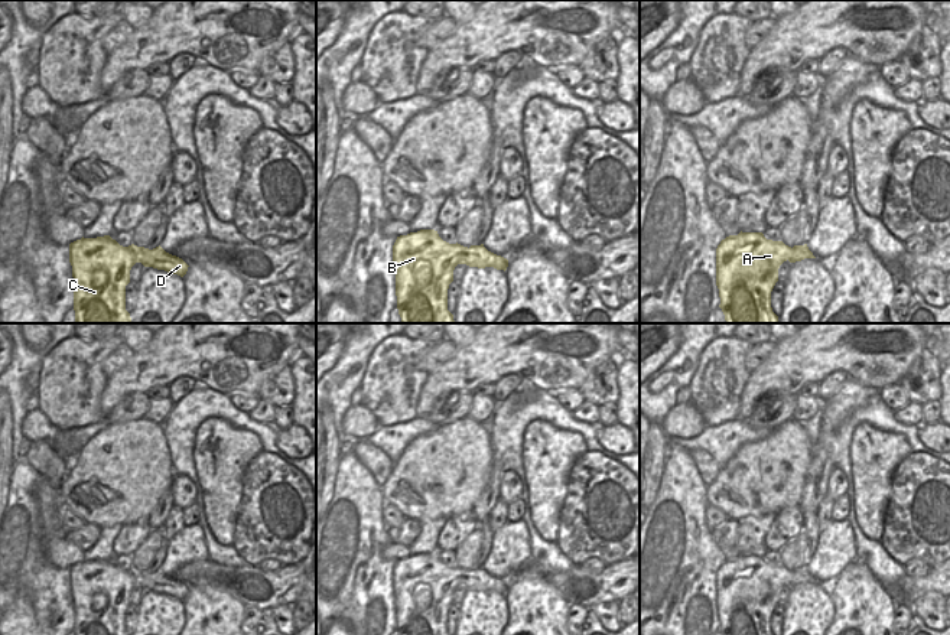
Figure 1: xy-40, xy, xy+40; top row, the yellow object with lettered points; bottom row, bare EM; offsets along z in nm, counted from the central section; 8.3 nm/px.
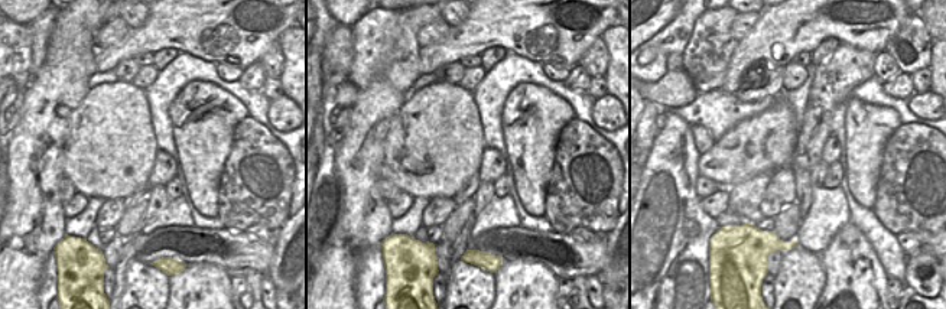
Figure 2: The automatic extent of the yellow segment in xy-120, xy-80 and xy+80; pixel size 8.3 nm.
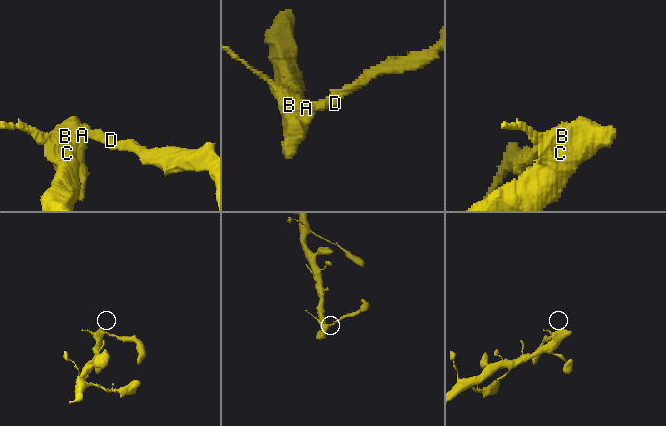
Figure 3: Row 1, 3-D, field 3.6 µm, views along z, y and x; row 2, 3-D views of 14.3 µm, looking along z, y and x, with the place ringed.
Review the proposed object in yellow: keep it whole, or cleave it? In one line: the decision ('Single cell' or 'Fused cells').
Fused cells.

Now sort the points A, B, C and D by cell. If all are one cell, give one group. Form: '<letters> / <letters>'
A B C / D

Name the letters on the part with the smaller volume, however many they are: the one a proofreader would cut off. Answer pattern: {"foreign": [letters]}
{"foreign": ["D"]}

